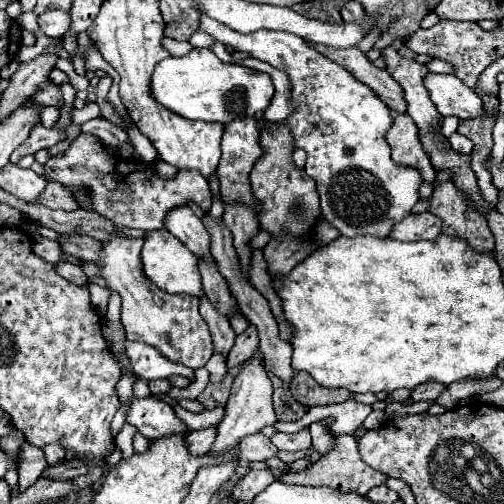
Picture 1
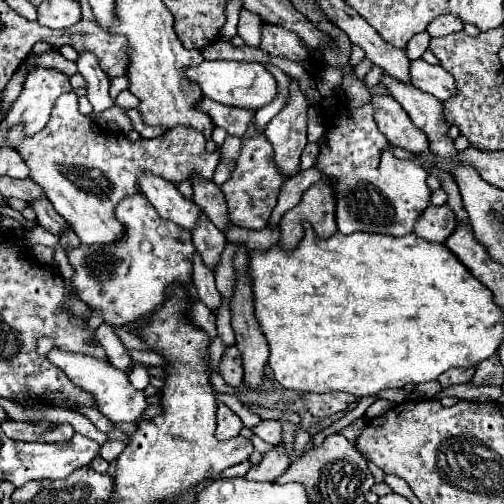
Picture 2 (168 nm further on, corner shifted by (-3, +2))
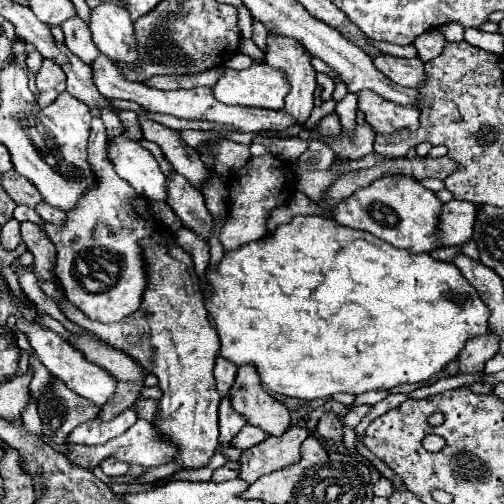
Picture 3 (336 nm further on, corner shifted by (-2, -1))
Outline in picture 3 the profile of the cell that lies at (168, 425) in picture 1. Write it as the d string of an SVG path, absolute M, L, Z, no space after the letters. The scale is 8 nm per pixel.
M17 318L15 326L17 326L17 330L27 334L31 348L35 350L35 354L39 356L43 366L55 378L65 382L69 390L77 392L79 396L87 398L89 402L93 402L99 408L103 408L113 398L117 380L113 380L113 376L109 376L109 372L105 372L105 368L97 368L97 364L89 364L89 360L85 360L85 356L81 356L81 352L77 352L71 344L67 344L59 334L55 334L53 330L47 330L47 328L39 328L35 322L29 324L29 322L25 322L25 318Z

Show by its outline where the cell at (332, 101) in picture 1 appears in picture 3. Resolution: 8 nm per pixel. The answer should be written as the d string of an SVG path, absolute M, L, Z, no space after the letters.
M383 176L343 200L333 210L333 218L341 226L365 230L397 248L431 252L437 246L437 220L441 206L443 202L435 196L435 192L423 188L417 180L409 176Z

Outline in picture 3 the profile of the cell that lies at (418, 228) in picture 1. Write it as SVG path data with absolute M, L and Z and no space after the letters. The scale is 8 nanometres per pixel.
M451 200L443 204L439 214L441 226L437 226L439 246L461 246L473 236L475 204Z

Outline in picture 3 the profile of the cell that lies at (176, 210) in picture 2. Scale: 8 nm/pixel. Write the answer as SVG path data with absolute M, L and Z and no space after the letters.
M115 136L109 140L107 152L115 172L127 180L135 192L153 202L167 202L167 178L149 150L133 140Z

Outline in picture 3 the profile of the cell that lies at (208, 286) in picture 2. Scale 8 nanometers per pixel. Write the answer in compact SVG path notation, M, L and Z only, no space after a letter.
M181 228L177 232L177 244L193 258L193 266L195 272L201 280L205 280L207 274L207 266L209 266L209 246L205 240L201 240L197 234L193 234L187 228Z

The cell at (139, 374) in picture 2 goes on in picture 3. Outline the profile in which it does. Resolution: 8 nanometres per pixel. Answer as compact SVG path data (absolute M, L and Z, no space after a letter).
M131 404L127 410L123 410L121 414L117 414L113 420L105 422L101 418L95 418L95 420L89 420L89 422L83 422L79 424L71 436L69 436L69 444L87 444L87 446L93 446L93 444L105 444L107 440L123 434L129 426L133 426L137 420L137 412L135 412L135 404Z

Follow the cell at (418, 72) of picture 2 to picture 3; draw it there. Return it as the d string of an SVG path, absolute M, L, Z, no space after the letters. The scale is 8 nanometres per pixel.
M375 56L373 64L395 84L407 88L421 88L425 84L425 68L419 58L397 58L397 56Z

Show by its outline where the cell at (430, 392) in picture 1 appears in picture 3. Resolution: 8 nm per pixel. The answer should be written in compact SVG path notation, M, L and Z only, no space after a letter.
M491 332L469 340L469 344L465 344L465 348L459 354L459 374L481 374L485 362L497 352L499 342L497 336L493 336Z

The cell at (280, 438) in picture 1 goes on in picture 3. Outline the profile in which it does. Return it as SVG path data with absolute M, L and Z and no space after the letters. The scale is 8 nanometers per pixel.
M245 424L243 428L241 428L241 432L233 438L233 446L235 448L241 448L241 450L245 450L245 448L253 448L253 446L257 446L257 444L261 444L261 440L265 440L269 434L265 432L265 430L261 430L261 428L257 428L257 426L251 426L251 424Z

